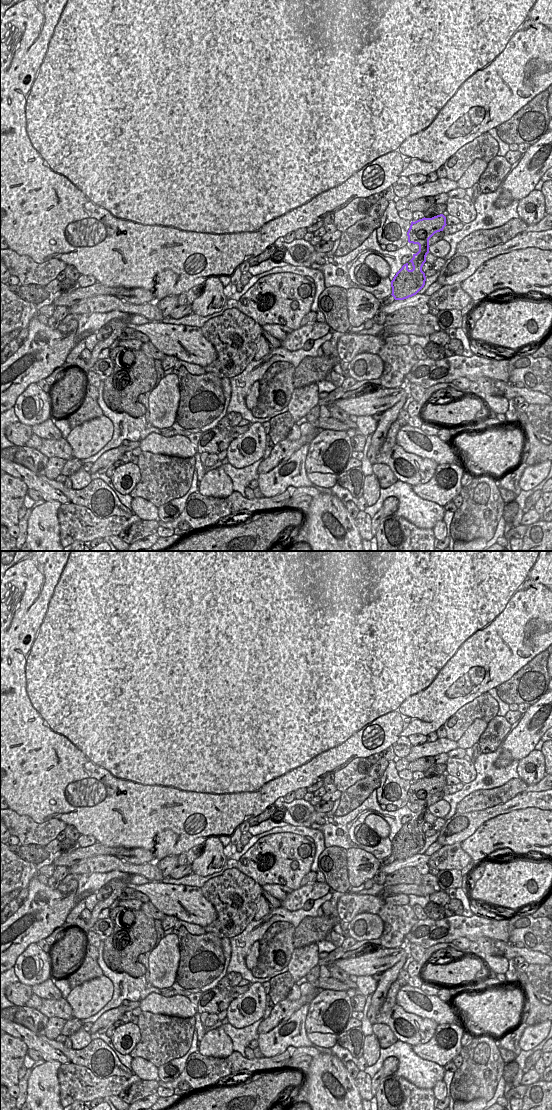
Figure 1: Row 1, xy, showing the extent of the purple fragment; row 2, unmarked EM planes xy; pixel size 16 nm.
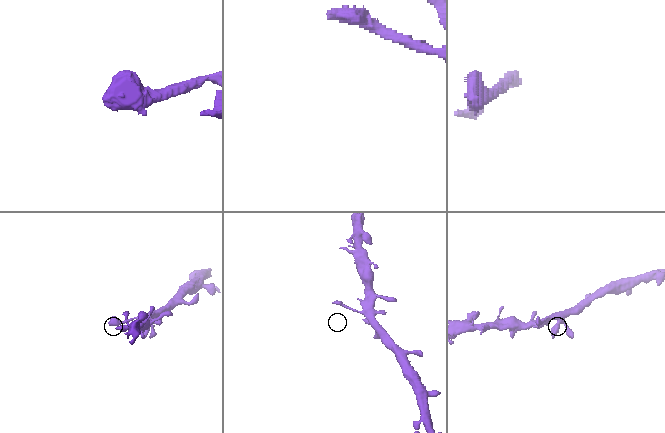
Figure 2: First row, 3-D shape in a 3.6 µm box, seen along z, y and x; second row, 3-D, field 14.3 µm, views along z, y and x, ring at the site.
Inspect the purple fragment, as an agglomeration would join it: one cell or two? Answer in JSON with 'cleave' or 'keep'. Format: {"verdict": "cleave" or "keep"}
{"verdict": "keep"}

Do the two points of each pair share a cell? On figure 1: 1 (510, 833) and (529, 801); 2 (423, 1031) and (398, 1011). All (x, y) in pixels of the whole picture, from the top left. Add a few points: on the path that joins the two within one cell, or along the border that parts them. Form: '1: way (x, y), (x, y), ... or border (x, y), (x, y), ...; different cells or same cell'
1: border (541, 809), (526, 807), (502, 814); different cells
2: way (417, 1029), (404, 1017); same cell

